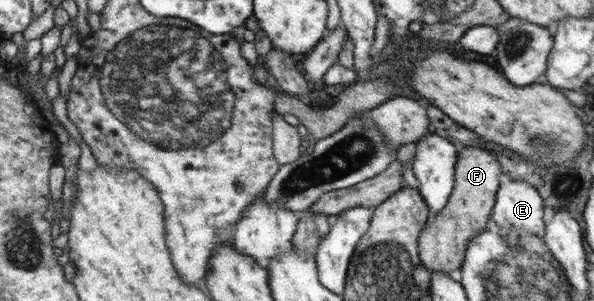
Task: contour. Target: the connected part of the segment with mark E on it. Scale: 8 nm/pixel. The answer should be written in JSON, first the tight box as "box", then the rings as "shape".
{"box":[492,173,544,238],"shape":[[[502,173],[496,204],[492,210],[493,222],[500,226],[500,234],[518,231],[521,235],[542,238],[544,232],[544,200],[532,185],[524,180],[512,180]]]}

